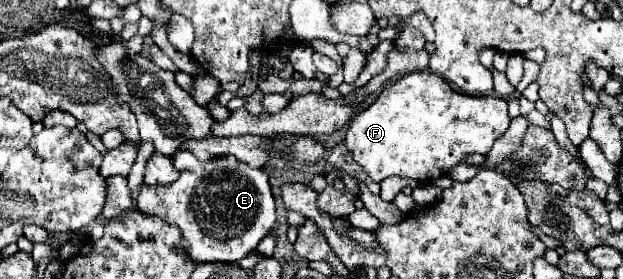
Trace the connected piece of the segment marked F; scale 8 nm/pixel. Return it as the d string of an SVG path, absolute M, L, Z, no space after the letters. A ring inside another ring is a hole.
M412 72L394 84L386 86L382 94L364 112L354 116L346 132L346 148L354 162L366 172L374 182L382 182L388 176L414 178L420 182L430 182L446 176L454 166L464 162L470 154L488 154L494 140L500 138L510 126L508 102L500 96L468 96L456 92L448 82L432 72Z

